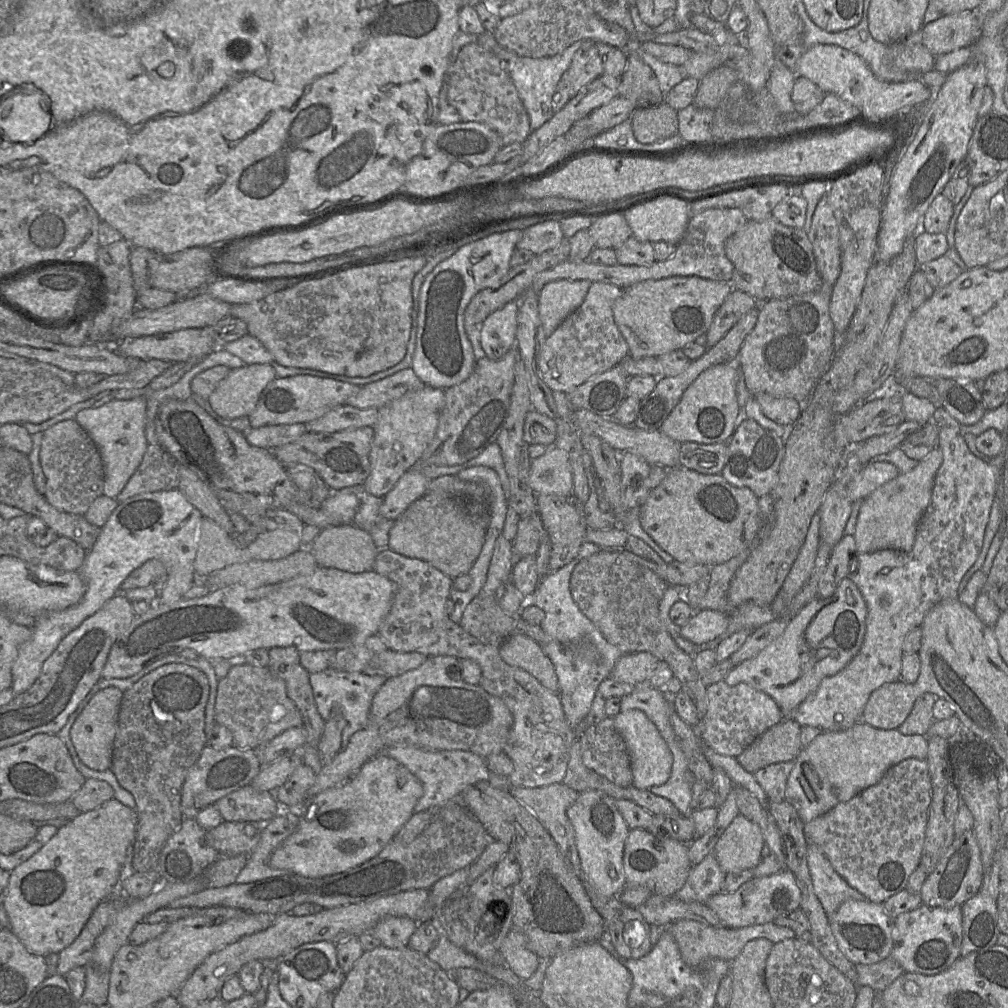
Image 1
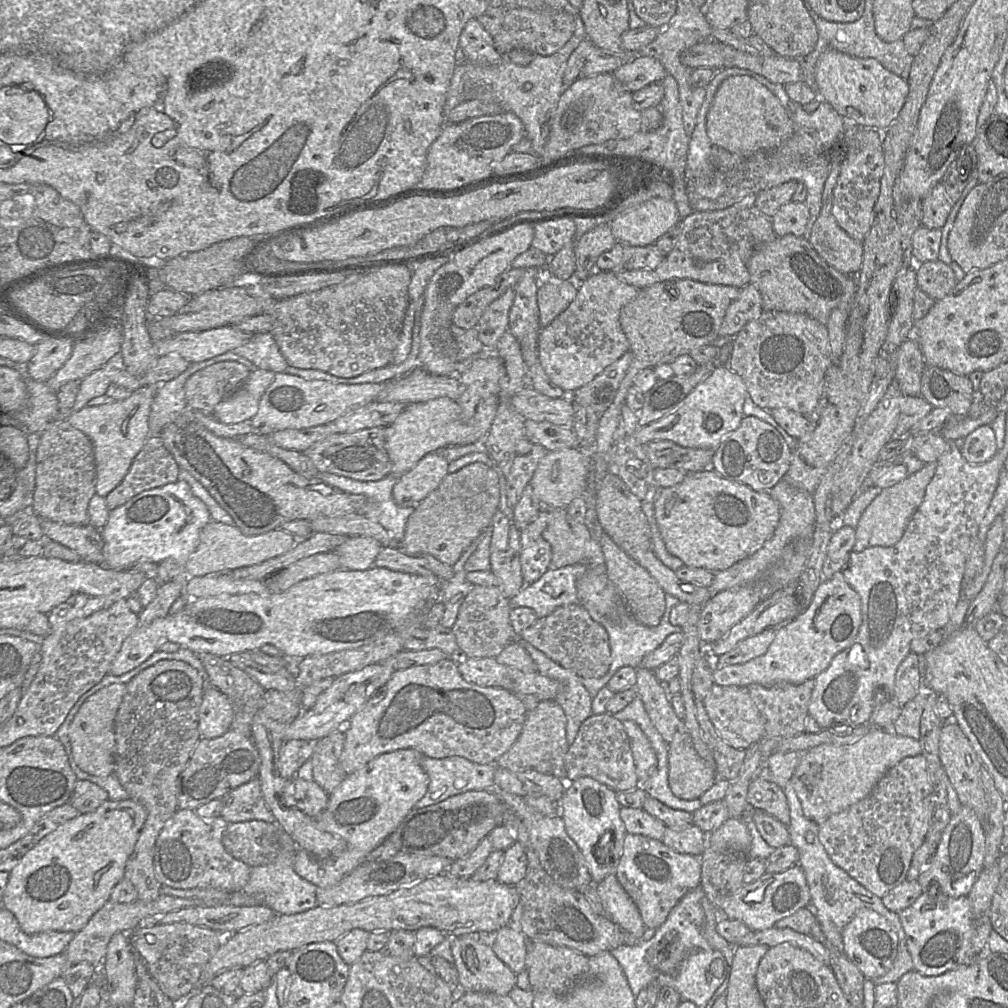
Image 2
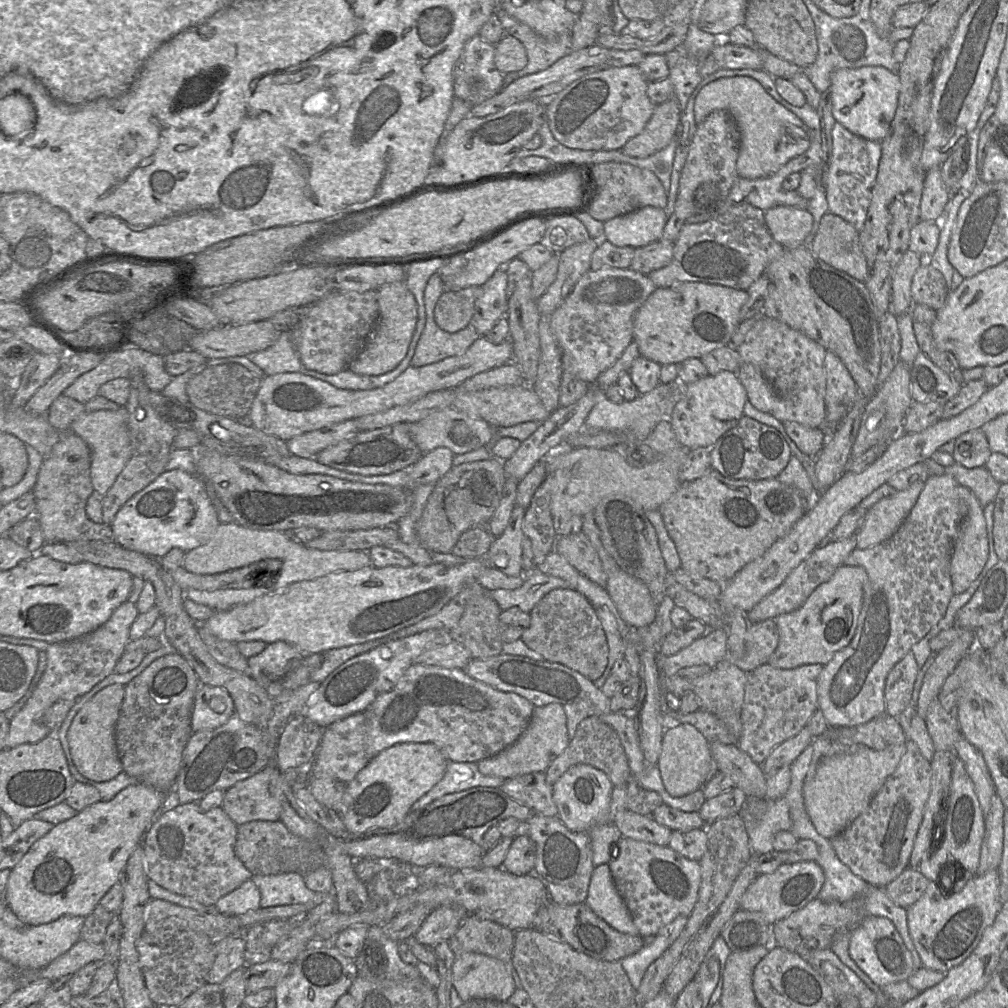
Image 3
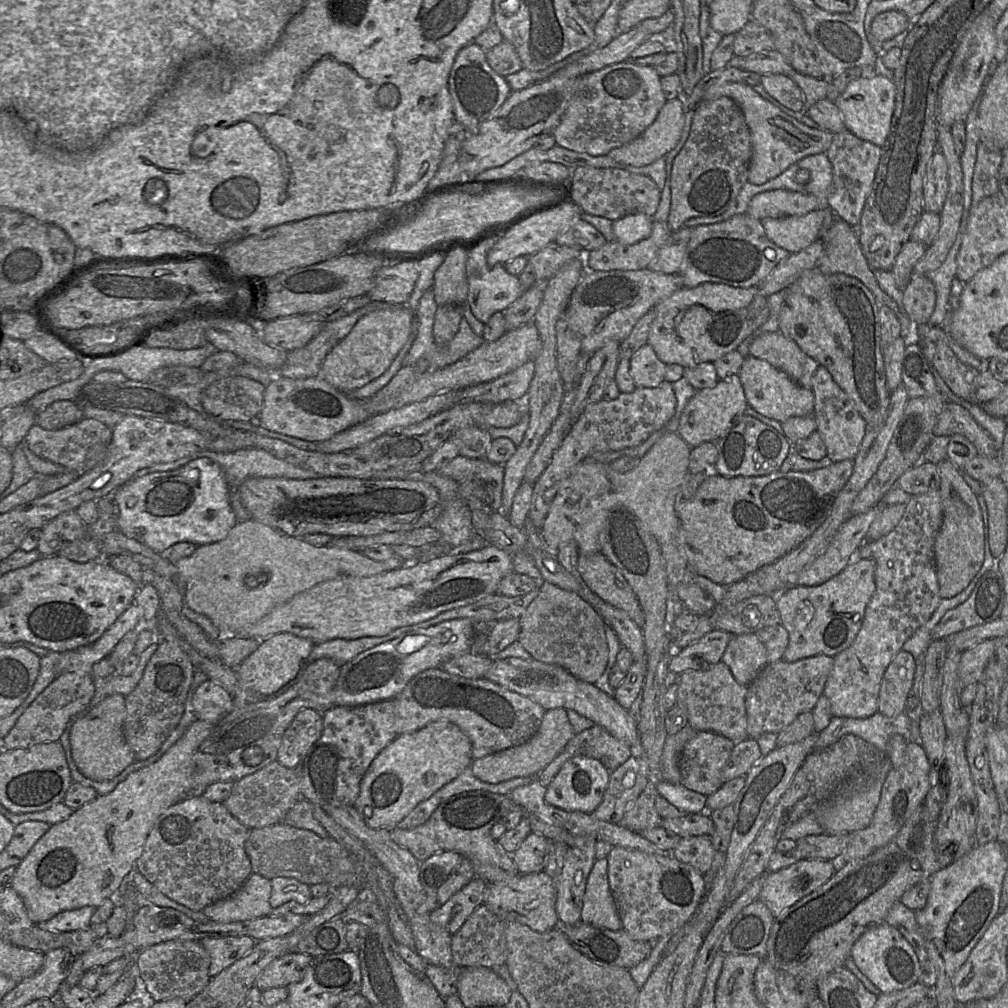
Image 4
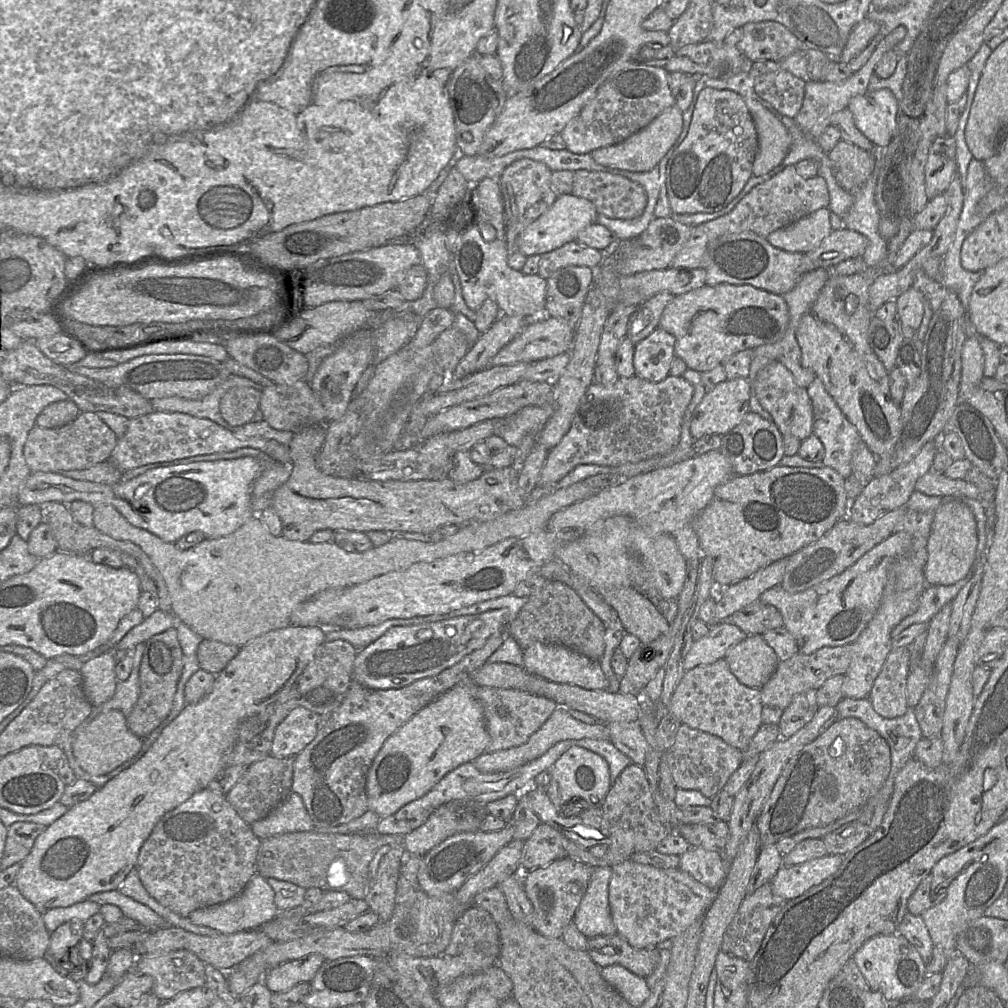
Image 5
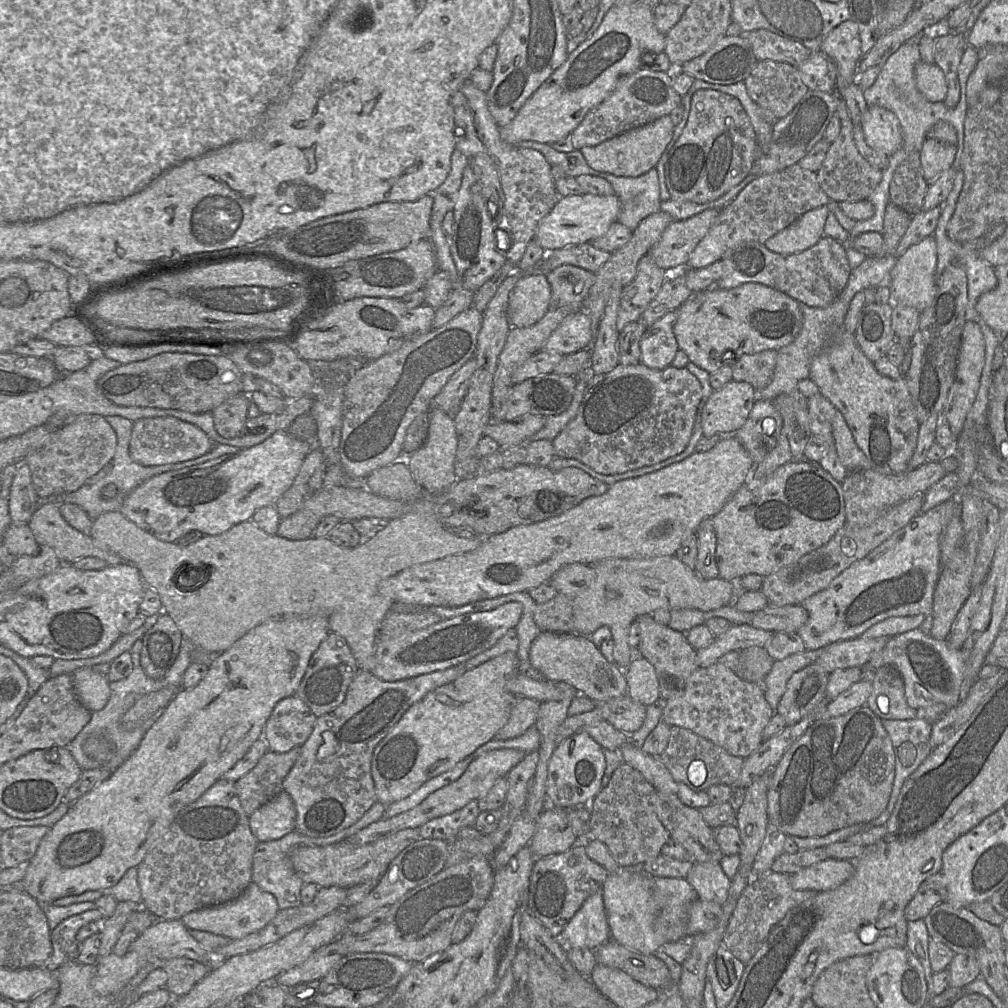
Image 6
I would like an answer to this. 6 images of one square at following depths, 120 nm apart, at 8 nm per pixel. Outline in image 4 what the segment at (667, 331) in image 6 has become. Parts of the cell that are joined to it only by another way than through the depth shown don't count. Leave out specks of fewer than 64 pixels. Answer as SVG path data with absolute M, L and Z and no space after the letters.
M650 344L643 345L630 359L630 372L636 387L653 388L659 386L664 381L666 365L657 357Z

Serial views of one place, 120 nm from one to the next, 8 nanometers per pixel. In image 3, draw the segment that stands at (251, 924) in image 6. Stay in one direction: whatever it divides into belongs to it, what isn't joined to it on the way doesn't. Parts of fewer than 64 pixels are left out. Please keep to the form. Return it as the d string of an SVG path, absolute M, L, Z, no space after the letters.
M252 879L220 898L215 909L226 916L238 916L260 908L261 894Z

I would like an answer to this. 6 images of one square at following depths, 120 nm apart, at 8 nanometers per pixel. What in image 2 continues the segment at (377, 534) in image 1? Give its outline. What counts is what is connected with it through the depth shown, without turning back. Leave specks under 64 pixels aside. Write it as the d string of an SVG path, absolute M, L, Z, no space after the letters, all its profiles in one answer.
M318 472L317 478L321 479L325 483L336 487L349 494L360 494L367 498L367 511L364 512L364 517L379 523L385 528L391 537L398 543L401 543L404 538L405 526L408 517L413 513L413 507L401 507L398 506L392 496L392 490L399 477L394 475L388 475L378 481L359 481L348 477L340 476L337 474Z

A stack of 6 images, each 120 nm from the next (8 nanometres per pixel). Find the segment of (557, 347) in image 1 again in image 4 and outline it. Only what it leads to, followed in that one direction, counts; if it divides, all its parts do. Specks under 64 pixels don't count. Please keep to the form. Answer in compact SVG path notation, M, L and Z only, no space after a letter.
M647 268L586 270L570 296L565 318L580 337L582 352L592 355L609 341L623 342L645 313L680 288L680 275L664 274Z

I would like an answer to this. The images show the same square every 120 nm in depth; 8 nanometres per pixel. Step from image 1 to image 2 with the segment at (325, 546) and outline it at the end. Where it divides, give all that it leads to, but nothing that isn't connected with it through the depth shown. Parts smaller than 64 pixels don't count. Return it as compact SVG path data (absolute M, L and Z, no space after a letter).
M349 536L332 552L339 556L341 569L367 570L374 566L374 561L382 548L373 538Z

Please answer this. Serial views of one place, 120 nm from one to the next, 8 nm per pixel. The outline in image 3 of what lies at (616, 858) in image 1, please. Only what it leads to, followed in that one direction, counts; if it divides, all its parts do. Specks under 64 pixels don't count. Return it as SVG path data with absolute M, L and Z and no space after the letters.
M585 764L572 766L552 784L552 797L562 824L572 832L589 833L594 867L609 864L610 851L614 850L614 854L619 851L616 843L623 837L614 823L608 823L613 787L604 772Z

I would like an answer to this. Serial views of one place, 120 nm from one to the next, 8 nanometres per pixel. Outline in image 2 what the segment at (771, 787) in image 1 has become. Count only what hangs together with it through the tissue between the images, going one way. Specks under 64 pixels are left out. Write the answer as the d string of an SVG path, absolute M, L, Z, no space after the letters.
M775 752L770 755L758 773L758 777L784 788L792 778L804 752Z

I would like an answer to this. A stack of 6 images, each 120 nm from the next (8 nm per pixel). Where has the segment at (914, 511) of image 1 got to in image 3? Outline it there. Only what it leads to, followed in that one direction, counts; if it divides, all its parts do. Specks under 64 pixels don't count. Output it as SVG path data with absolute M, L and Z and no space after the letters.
M916 481L907 489L896 491L893 495L883 498L871 506L866 511L864 521L856 533L856 548L869 548L889 539L915 505L924 485L924 481Z

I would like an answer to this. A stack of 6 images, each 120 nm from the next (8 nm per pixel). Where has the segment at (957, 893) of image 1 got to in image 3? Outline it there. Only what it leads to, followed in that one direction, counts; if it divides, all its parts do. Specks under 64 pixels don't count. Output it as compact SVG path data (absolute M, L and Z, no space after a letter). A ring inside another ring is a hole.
M957 756L953 758L950 796L941 825L937 845L922 858L918 870L930 882L936 881L942 889L959 892L969 879L977 874L980 850L985 833L984 814L964 762ZM941 879L941 881L939 880ZM950 884L947 888L946 886Z

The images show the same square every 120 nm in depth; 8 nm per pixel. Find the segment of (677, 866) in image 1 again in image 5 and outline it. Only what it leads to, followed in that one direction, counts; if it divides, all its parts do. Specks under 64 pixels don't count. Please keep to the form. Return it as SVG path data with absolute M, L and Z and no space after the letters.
M631 859L611 866L608 885L610 914L616 933L634 948L656 947L683 933L705 915L716 893L679 868L660 869Z

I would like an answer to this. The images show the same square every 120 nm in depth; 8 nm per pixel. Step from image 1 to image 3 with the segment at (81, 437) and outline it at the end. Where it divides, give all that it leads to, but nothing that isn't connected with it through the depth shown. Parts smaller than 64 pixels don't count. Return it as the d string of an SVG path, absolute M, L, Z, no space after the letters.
M71 431L61 432L59 441L50 454L43 459L33 492L35 496L35 514L43 529L45 542L102 541L114 542L114 534L110 525L91 521L85 511L88 498L94 492L91 479L91 451L87 443Z

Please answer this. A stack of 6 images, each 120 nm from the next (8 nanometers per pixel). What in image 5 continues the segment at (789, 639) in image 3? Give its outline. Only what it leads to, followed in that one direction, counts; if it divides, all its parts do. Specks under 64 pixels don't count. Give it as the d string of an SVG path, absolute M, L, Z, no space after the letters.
M908 532L892 533L842 573L797 593L775 586L764 591L758 601L780 611L783 627L795 639L798 653L808 655L823 647L850 644L865 629L881 603L889 565L910 551L912 541Z

